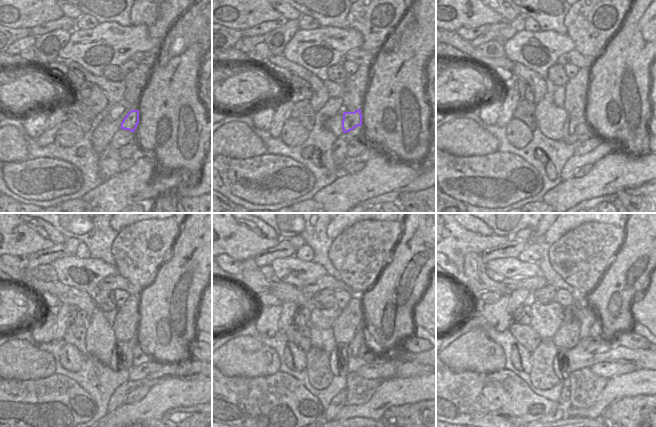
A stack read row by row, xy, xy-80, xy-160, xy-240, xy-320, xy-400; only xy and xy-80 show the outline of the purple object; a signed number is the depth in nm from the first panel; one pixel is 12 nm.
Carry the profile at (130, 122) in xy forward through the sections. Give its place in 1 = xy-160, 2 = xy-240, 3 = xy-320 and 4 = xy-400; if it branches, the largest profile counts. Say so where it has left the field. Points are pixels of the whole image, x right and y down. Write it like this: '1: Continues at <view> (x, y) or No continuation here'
1: Continues at xy-160 (571, 122)
2: Continues at xy-240 (118, 356)
3: Continues at xy-320 (338, 357)
4: Continues at xy-400 (559, 357).

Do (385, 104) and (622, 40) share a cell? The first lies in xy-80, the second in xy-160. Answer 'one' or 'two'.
one

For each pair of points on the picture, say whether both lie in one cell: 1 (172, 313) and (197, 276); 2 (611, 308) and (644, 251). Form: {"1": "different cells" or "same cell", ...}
{"1": "same cell", "2": "same cell"}

